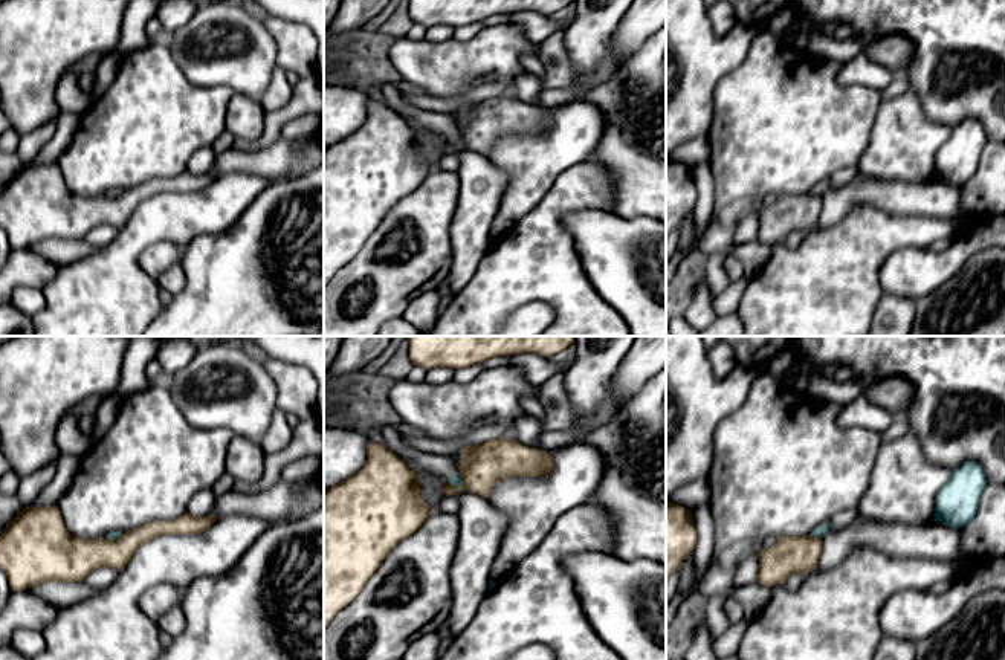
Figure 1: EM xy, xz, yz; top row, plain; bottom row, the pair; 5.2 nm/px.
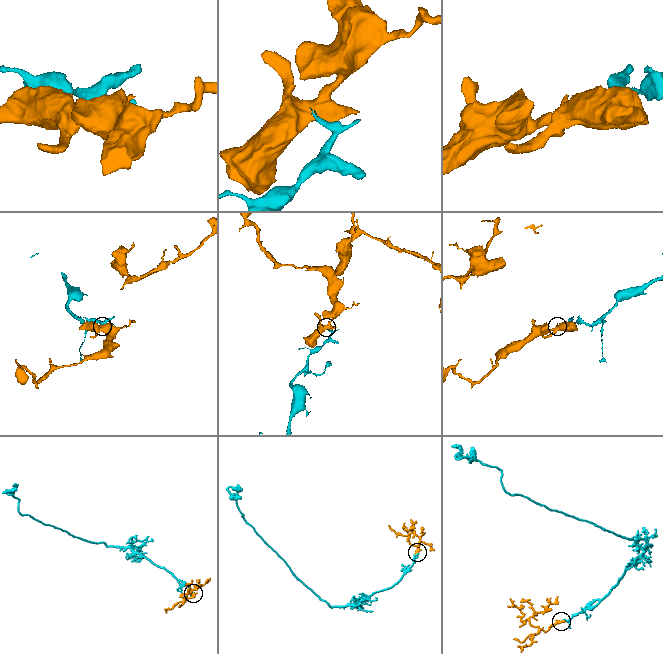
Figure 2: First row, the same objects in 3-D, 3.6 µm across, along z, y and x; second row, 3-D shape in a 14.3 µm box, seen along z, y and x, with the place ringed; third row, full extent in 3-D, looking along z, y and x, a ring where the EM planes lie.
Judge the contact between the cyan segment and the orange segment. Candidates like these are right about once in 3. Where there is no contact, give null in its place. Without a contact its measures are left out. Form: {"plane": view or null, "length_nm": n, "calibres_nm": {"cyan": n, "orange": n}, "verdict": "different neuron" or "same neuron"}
{"plane": "yz", "length_nm": 70, "calibres_nm": {"cyan": 60, "orange": 200}, "verdict": "different neuron"}

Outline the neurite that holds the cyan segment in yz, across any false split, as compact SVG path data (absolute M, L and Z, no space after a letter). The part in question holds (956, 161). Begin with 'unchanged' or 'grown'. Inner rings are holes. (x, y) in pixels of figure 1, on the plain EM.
unchanged | M976 119L952 127L948 139L938 150L933 179L955 186L967 183L979 167L987 141L987 133Z

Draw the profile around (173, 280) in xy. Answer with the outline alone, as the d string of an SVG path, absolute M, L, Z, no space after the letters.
M177 261L170 266L159 278L154 280L159 287L168 290L173 295L180 293L185 289L186 277L182 263Z

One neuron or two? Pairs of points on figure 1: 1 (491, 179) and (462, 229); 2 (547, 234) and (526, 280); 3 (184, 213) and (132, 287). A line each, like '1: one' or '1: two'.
1: one
2: one
3: one

